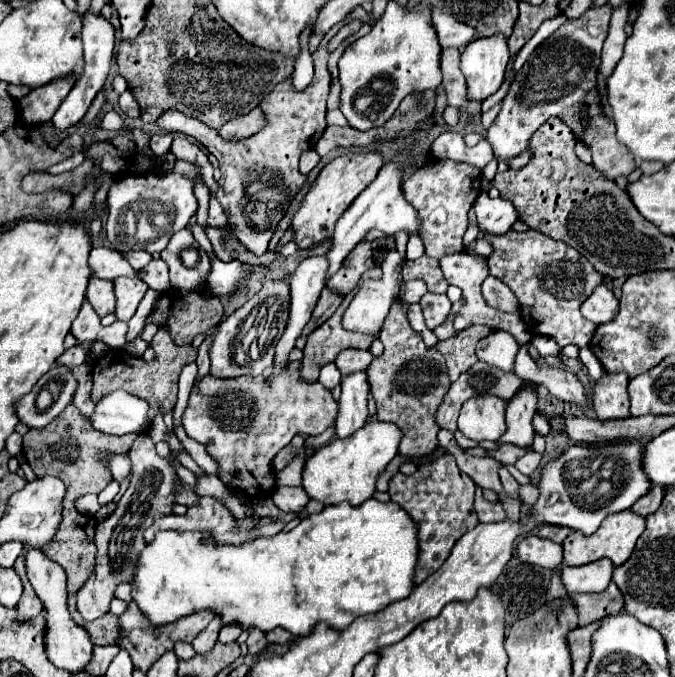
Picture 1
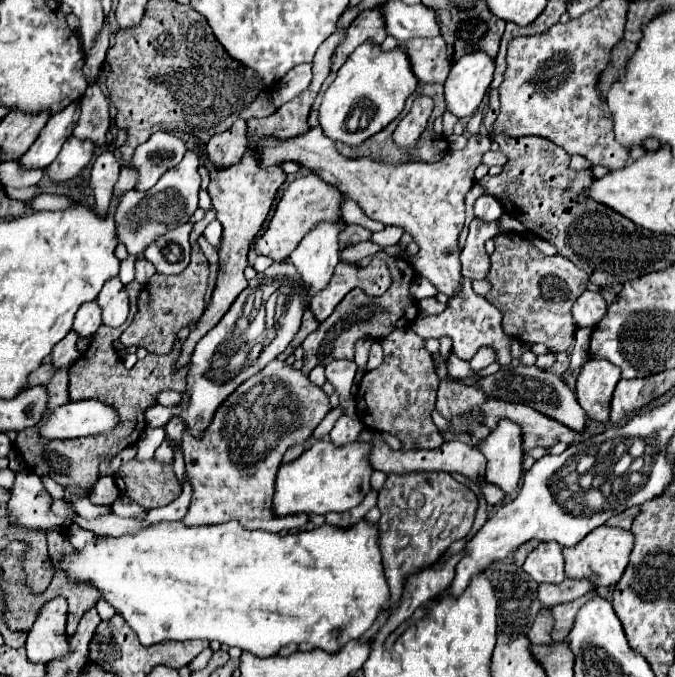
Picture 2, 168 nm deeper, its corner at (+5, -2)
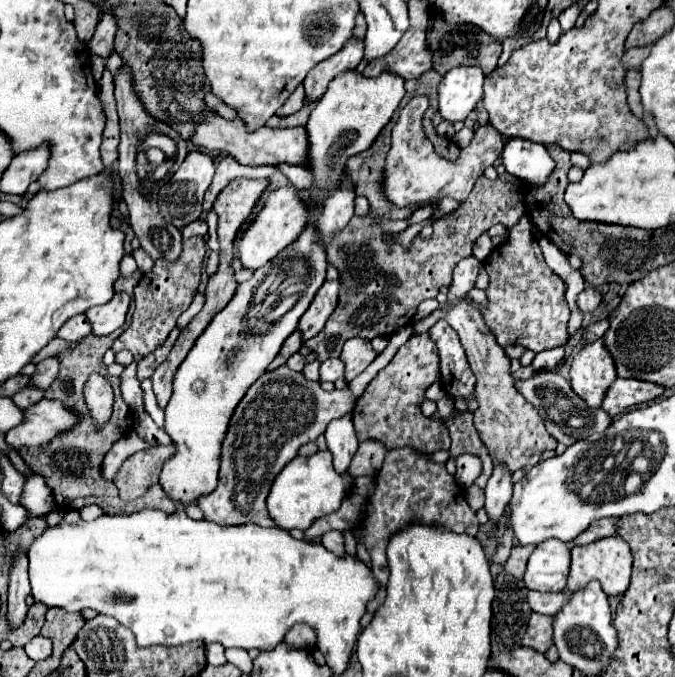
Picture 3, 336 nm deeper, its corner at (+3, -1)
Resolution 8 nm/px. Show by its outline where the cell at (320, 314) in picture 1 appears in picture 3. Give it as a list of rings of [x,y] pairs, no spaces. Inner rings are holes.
[[[294,331],[294,333],[284,341],[284,345],[282,345],[282,349],[280,349],[280,353],[278,353],[278,357],[268,365],[268,369],[276,369],[276,367],[284,365],[284,363],[288,361],[288,357],[290,357],[292,353],[296,353],[300,347],[302,347],[300,331]]]

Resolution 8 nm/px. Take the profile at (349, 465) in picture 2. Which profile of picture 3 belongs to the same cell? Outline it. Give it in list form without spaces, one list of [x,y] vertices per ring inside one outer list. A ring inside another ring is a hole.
[[[328,449],[310,457],[296,457],[276,477],[268,495],[268,513],[280,529],[308,529],[314,519],[338,511],[342,501],[352,493],[352,485],[354,477],[350,473],[334,471]]]

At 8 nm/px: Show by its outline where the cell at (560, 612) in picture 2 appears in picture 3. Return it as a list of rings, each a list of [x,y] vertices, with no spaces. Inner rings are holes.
[[[532,613],[526,635],[522,637],[522,645],[546,653],[546,649],[552,645],[552,617],[544,617],[542,613]]]

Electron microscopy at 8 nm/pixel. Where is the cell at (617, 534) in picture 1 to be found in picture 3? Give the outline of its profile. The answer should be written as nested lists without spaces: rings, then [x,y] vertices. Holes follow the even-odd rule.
[[[618,535],[604,537],[600,541],[588,543],[588,545],[574,545],[572,547],[572,567],[570,567],[570,577],[568,577],[566,589],[574,593],[578,589],[584,589],[590,581],[598,581],[606,595],[622,595],[628,589],[630,571],[632,571],[630,545]]]

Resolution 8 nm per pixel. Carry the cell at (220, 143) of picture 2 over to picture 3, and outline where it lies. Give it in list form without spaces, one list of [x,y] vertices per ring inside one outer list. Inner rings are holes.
[[[232,155],[224,157],[218,165],[216,165],[216,175],[212,179],[212,185],[208,187],[208,193],[206,193],[206,199],[204,199],[204,209],[208,211],[216,199],[216,195],[236,177],[248,177],[248,179],[269,178],[270,175],[279,171],[279,167],[266,165],[261,167],[244,167],[240,165]]]

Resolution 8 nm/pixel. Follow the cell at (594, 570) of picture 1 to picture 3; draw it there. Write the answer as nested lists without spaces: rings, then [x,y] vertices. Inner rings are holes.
[[[530,591],[528,593],[528,601],[530,601],[532,611],[544,613],[544,615],[556,615],[564,607],[564,601],[568,601],[568,597],[570,597],[568,591],[560,591],[560,593]]]

